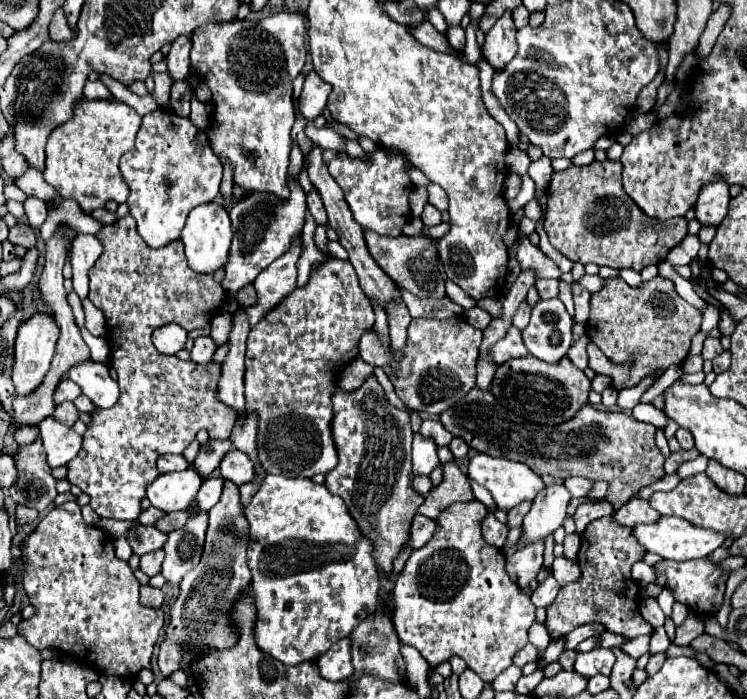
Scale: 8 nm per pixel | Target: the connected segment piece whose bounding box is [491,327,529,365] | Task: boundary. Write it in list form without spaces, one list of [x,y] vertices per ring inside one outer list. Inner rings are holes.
[[[511,327],[507,331],[507,335],[499,343],[495,343],[491,347],[491,357],[493,357],[493,361],[497,365],[501,365],[501,363],[505,363],[509,359],[525,357],[525,355],[529,355],[529,351],[527,351],[527,347],[525,347],[525,343],[521,339],[521,331],[517,327]]]

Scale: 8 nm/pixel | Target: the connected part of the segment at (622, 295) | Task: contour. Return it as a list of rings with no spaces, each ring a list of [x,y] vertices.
[[[657,275],[637,287],[629,287],[621,277],[605,279],[601,291],[591,295],[591,317],[587,325],[589,339],[613,361],[623,363],[635,357],[631,379],[625,387],[641,381],[655,369],[667,369],[673,363],[683,363],[689,353],[691,337],[701,329],[701,311],[691,307],[675,291],[675,283]]]

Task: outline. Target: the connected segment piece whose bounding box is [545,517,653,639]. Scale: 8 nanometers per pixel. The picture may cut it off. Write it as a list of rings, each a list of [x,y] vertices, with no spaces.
[[[611,517],[591,521],[583,533],[581,549],[577,555],[577,563],[581,567],[579,583],[575,583],[575,587],[561,587],[557,599],[547,607],[545,625],[551,639],[559,639],[585,623],[601,623],[607,627],[607,631],[625,637],[651,635],[653,627],[641,617],[637,607],[641,589],[637,585],[633,587],[631,577],[631,565],[641,561],[643,555],[645,549],[631,535],[631,527],[619,525]]]

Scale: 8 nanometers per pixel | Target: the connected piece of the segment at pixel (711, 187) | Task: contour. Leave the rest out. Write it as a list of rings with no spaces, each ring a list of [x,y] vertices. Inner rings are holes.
[[[723,179],[715,183],[707,183],[699,191],[699,199],[695,205],[695,211],[697,211],[695,217],[701,221],[701,225],[719,225],[727,215],[729,199],[731,199],[729,185]]]

